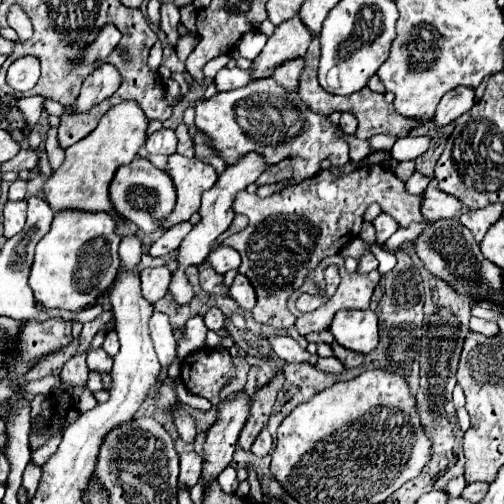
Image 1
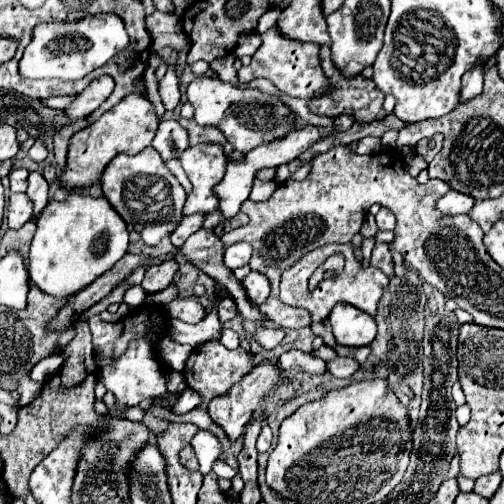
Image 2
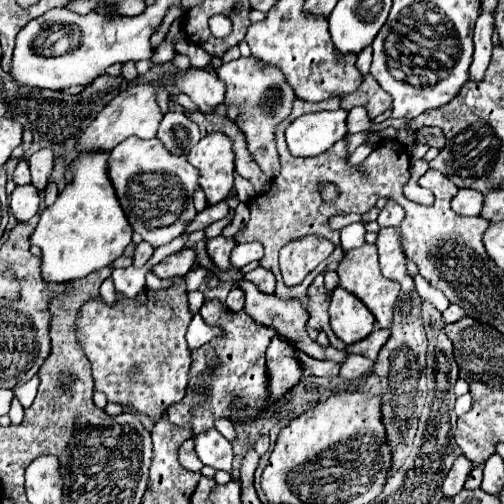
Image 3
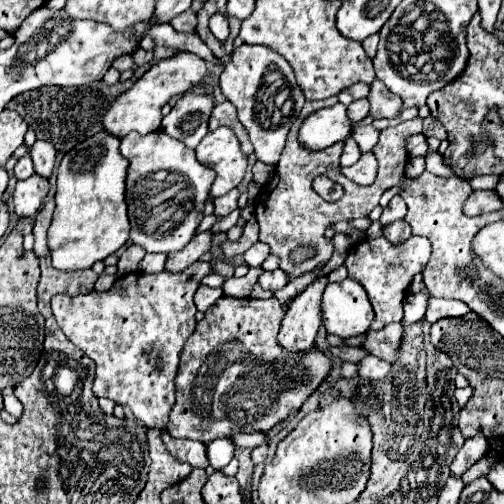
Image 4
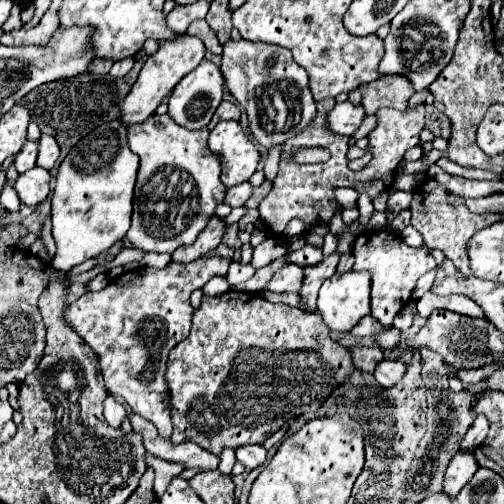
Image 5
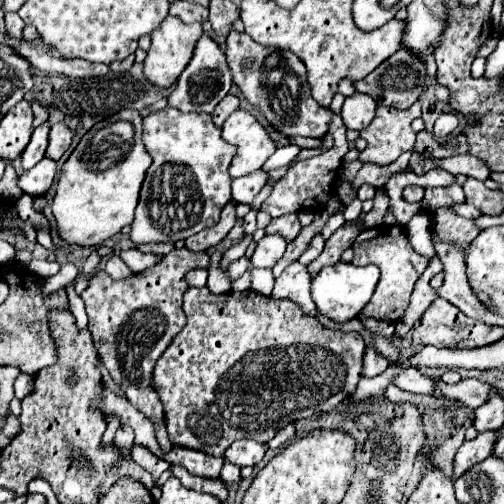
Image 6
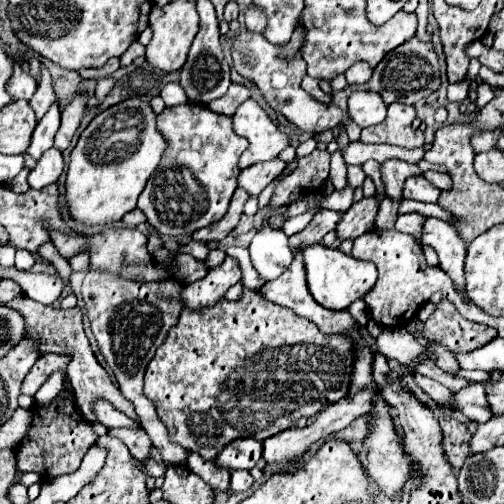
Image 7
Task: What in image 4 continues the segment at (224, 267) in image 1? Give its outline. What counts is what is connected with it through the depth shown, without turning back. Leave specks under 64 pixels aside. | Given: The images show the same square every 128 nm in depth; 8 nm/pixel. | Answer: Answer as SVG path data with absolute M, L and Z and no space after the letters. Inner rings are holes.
M264 242L252 244L252 246L242 254L242 258L244 258L244 262L246 262L248 266L260 266L260 264L266 260L266 256L268 256L268 244L264 244Z

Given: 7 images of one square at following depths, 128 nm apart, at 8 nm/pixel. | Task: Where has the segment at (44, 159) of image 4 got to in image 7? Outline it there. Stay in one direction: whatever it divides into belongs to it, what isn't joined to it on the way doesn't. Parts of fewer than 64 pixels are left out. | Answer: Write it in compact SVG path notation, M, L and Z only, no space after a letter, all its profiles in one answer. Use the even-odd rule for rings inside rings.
M76 94L74 100L72 100L72 104L68 104L64 108L64 112L62 112L62 124L60 124L60 128L58 128L56 136L54 136L54 148L58 148L58 150L64 152L70 146L70 140L72 140L72 136L74 136L80 120L82 120L84 112L86 112L86 98L88 98L86 94Z

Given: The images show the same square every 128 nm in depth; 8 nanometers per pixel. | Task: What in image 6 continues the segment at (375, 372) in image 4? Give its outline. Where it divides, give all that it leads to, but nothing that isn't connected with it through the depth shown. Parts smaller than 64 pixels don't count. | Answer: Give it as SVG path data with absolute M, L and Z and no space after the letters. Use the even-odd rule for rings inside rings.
M404 368L404 370L400 370L396 374L396 378L394 378L394 386L398 386L400 390L406 390L406 392L416 392L416 394L430 394L434 390L432 380L426 378L416 368Z

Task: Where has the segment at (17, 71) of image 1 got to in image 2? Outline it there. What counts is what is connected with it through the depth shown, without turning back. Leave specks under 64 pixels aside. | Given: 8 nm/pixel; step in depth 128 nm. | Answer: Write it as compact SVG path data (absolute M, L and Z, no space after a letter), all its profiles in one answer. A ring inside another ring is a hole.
M116 14L86 16L74 24L40 24L34 30L34 38L24 50L18 72L22 78L58 78L58 80L80 80L94 68L104 66L120 50L130 44L124 22Z

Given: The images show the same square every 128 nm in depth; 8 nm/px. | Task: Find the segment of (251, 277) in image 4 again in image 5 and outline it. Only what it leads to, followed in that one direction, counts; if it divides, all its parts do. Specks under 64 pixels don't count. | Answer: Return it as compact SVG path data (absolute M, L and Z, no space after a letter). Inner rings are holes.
M280 258L280 260L274 260L272 264L268 264L268 266L260 268L260 270L256 270L254 276L252 276L248 282L238 284L238 286L232 286L232 290L240 290L240 292L258 292L258 290L262 290L262 288L268 284L268 276L272 276L272 274L274 274L276 270L280 270L284 264L286 264L286 262L284 262L282 258Z

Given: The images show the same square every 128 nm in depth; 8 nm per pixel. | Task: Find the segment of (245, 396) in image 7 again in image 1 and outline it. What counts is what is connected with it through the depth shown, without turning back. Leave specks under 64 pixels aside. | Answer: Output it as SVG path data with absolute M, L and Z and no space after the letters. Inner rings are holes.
M202 348L182 360L180 376L188 392L202 396L216 406L220 390L234 376L232 356L228 350L210 352L210 348Z

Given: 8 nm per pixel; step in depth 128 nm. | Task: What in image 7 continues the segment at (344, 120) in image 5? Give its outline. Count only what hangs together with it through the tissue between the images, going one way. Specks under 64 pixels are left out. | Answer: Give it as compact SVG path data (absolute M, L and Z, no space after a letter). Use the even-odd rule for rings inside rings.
M352 92L348 98L348 114L360 126L374 126L386 118L386 104L376 92Z

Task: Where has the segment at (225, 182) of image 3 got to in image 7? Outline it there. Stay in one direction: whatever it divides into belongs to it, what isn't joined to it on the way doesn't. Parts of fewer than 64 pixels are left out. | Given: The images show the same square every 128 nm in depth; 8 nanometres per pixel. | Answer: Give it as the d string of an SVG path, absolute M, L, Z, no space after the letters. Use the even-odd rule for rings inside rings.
M250 98L232 116L234 132L250 142L250 146L240 156L238 168L250 168L252 164L276 158L286 146L288 136L284 136L268 118L268 114Z

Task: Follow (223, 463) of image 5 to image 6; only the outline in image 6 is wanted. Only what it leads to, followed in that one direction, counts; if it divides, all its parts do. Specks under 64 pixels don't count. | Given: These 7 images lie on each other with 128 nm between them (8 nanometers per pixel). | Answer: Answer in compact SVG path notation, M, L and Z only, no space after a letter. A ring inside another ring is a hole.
M224 460L224 466L222 466L222 472L220 472L220 480L224 480L226 484L234 484L234 482L240 482L240 468L228 460Z

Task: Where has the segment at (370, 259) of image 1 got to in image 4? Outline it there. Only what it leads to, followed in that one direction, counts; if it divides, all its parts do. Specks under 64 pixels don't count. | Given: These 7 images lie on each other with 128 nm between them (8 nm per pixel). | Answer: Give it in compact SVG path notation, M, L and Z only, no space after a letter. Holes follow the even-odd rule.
M404 220L392 222L392 224L388 224L388 226L384 228L384 236L386 236L392 244L402 244L402 240L408 240L410 228L408 228L408 224L406 224Z

